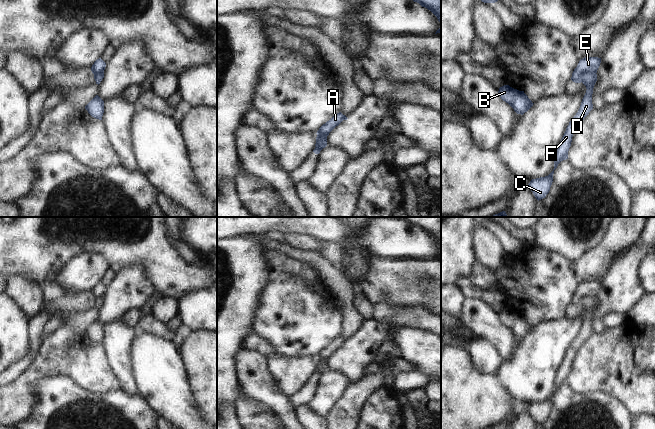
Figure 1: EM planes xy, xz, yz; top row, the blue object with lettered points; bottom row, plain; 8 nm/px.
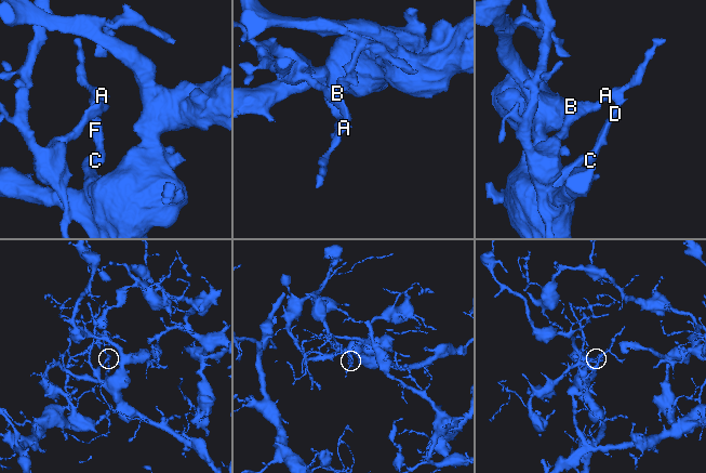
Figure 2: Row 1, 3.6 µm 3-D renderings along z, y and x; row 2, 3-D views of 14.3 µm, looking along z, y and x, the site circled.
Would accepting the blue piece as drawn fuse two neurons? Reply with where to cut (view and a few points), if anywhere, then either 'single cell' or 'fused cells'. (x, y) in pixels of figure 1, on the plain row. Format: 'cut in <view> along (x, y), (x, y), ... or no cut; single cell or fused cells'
cut in yz along (595, 296), (585, 296), (581, 301), (581, 305); fused cells

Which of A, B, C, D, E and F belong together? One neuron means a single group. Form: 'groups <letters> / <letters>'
groups A B E / C D F

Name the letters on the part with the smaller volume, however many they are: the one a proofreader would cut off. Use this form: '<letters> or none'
A, B, E

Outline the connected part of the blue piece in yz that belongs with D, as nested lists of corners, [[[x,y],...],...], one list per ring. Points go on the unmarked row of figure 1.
[[[584,297],[581,301],[581,304],[582,304],[582,307],[586,310],[587,314],[586,314],[586,317],[585,317],[585,319],[582,323],[582,326],[581,326],[581,329],[580,329],[578,336],[569,346],[569,349],[567,350],[566,355],[564,357],[560,367],[558,368],[558,371],[557,371],[557,374],[556,374],[555,380],[554,380],[554,393],[553,393],[553,395],[548,400],[532,403],[527,410],[533,416],[535,422],[538,425],[545,422],[546,419],[549,417],[550,411],[551,411],[552,406],[553,406],[554,394],[557,392],[558,388],[561,385],[568,383],[568,375],[569,375],[569,372],[571,370],[573,358],[574,358],[576,352],[578,351],[578,349],[584,344],[584,342],[593,333],[592,318],[593,318],[594,309],[597,305],[597,298],[596,297]]]

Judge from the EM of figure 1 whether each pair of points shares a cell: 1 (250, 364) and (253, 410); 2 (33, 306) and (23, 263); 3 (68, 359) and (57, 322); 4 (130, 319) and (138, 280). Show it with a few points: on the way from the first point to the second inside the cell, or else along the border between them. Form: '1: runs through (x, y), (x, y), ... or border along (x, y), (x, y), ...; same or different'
1: border along (253, 399), (262, 402), (274, 411); different
2: border along (10, 275), (33, 280), (42, 295); different
3: border along (63, 326), (50, 332), (41, 342); different
4: border along (139, 309), (129, 309), (119, 318); different

